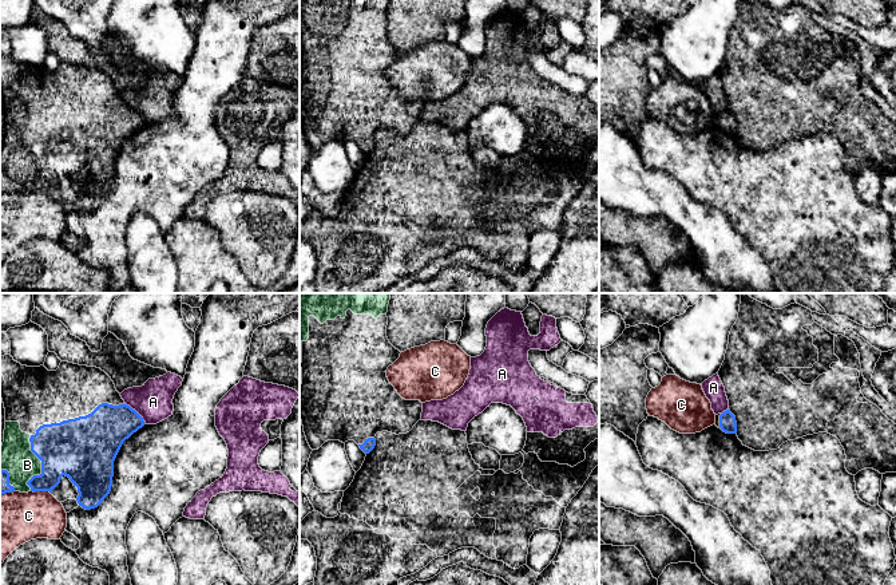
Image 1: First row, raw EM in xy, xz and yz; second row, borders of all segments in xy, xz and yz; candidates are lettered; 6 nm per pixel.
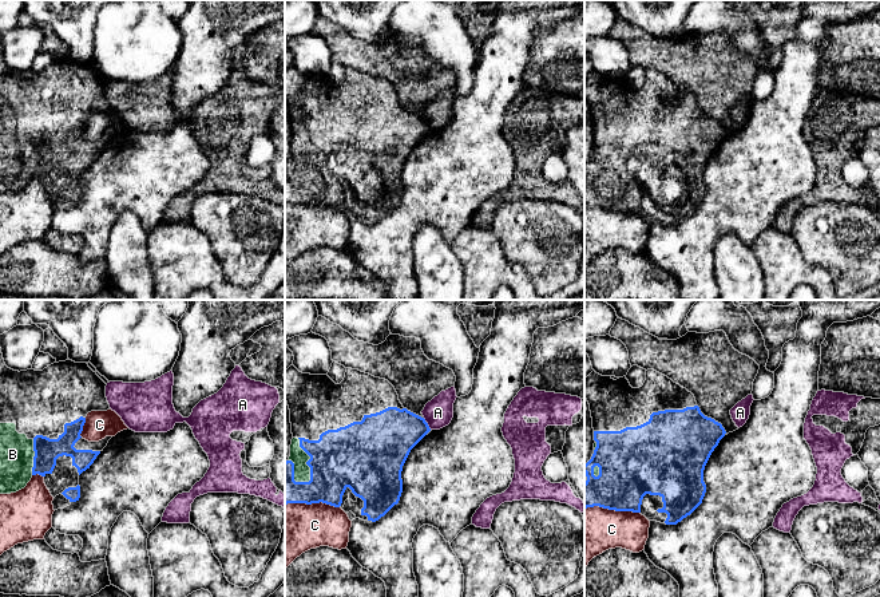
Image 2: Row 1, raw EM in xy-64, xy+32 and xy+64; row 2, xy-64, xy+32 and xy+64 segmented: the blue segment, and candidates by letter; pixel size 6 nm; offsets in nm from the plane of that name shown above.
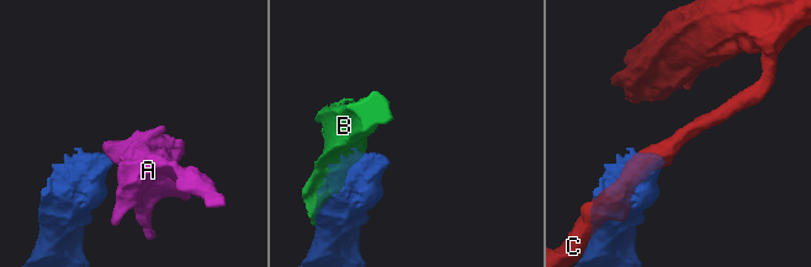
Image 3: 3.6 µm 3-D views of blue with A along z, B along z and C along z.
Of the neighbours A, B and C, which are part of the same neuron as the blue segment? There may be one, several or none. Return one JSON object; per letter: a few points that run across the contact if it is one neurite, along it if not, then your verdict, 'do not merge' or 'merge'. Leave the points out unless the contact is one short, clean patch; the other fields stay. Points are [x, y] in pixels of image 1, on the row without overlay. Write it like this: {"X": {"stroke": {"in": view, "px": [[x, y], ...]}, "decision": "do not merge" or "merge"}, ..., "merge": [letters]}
{"A": {"stroke": {"in": "xy", "px": [[126, 103], [145, 121]]}, "decision": "do not merge"}, "B": {"decision": "merge"}, "C": {"decision": "do not merge"}, "merge": ["B"]}

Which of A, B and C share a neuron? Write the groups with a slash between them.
A / B / C

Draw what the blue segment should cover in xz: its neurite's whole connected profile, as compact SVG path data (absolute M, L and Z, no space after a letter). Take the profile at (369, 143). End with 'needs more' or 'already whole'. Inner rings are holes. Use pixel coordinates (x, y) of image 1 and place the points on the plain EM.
M300 0L300 115L312 150L328 141L354 141L369 154L377 133L407 134L421 120L423 103L403 99L386 78L388 67L401 54L386 37L388 4L389 0Z; needs more

